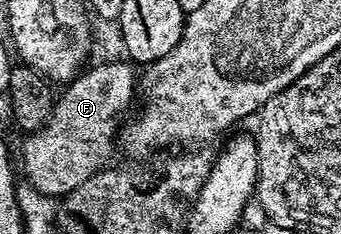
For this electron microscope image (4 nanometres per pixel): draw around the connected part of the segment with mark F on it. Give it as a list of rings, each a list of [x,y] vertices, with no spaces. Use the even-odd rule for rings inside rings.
[[[129,62],[125,64],[97,64],[94,63],[92,66],[86,67],[75,79],[68,81],[65,93],[56,97],[53,113],[47,123],[40,128],[38,132],[30,132],[24,137],[25,141],[21,144],[21,164],[19,160],[19,168],[25,171],[24,179],[29,183],[35,190],[39,190],[42,196],[51,196],[54,198],[63,198],[71,190],[75,190],[79,186],[83,186],[83,182],[87,182],[87,178],[91,178],[97,172],[101,171],[102,168],[106,167],[110,163],[109,160],[113,156],[113,139],[118,139],[119,136],[119,125],[122,123],[121,115],[128,110],[133,104],[133,91],[138,91],[139,88],[139,76],[138,73],[133,73],[134,65]]]

